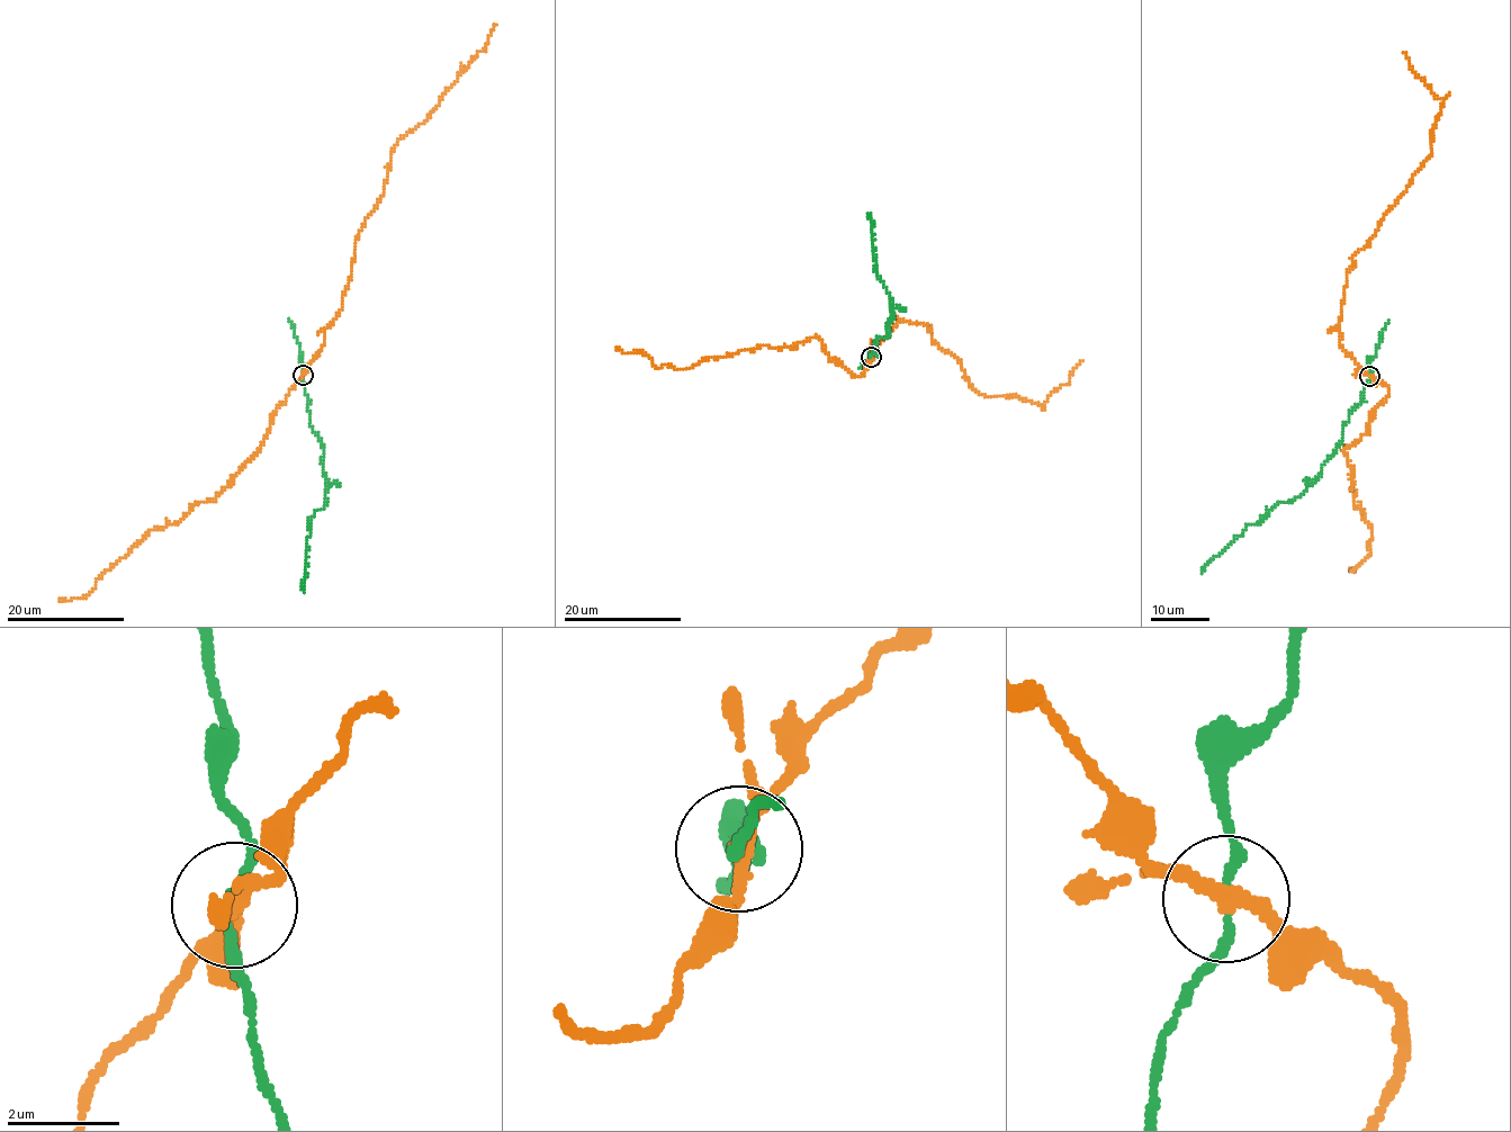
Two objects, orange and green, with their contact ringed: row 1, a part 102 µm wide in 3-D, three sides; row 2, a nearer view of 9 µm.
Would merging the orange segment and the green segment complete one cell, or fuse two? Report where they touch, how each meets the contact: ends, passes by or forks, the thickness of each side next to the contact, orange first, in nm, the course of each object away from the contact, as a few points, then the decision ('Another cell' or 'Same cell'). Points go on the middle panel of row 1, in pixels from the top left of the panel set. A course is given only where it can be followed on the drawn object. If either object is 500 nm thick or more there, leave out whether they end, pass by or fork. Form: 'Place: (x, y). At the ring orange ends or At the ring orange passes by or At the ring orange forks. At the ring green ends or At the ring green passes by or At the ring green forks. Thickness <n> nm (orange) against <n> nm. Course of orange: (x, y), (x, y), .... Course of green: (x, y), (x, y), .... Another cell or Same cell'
Place: (871, 357). At the ring orange passes by. At the ring green passes by. Thickness 240 nm (orange) against 140 nm. Course of orange: (871, 356), (898, 321), (926, 324), (979, 394), (1034, 404), (1069, 382), (1081, 361). Course of green: (871, 356), (875, 352), (875, 340), (887, 338), (887, 325), (892, 315), (887, 289), (875, 266), (871, 215). Another cell

